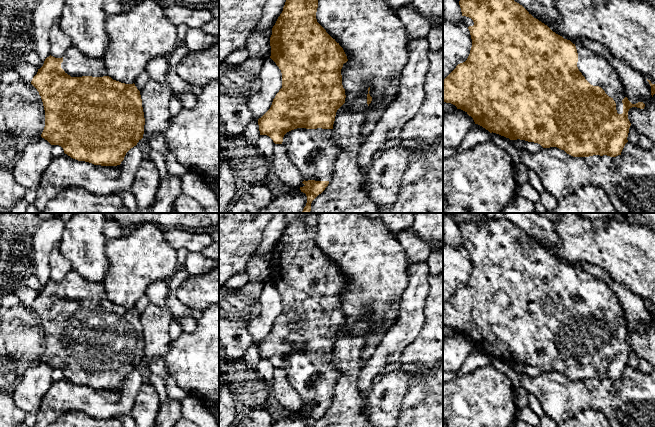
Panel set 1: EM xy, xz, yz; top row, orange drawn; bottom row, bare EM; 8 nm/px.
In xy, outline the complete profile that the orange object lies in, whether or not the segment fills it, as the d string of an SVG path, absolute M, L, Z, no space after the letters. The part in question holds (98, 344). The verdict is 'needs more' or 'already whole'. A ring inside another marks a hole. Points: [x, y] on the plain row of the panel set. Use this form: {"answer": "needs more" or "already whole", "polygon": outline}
{"answer": "needs more", "polygon": "M73 269L67 274L62 282L55 282L51 279L47 281L44 285L43 290L38 293L37 298L33 301L31 308L39 316L45 334L45 351L41 358L41 361L47 364L51 369L61 370L64 374L64 377L73 383L89 386L94 389L117 390L120 389L124 384L126 377L131 372L136 370L137 367L143 362L145 342L140 315L137 313L135 308L125 308L113 304L106 297L105 288L102 283L89 282Z"}

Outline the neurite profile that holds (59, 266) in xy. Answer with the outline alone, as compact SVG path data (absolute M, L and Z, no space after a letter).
M58 246L50 253L50 279L55 282L62 282L72 270L70 262L62 255Z

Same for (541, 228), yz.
M482 213L488 219L505 219L522 229L528 236L552 248L560 243L553 222L538 213Z

